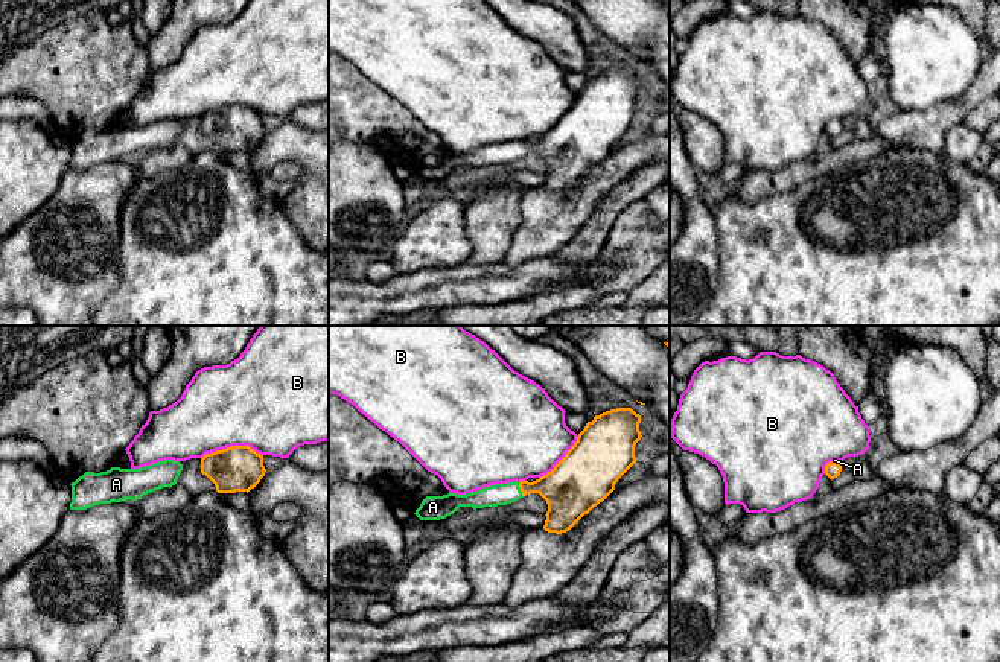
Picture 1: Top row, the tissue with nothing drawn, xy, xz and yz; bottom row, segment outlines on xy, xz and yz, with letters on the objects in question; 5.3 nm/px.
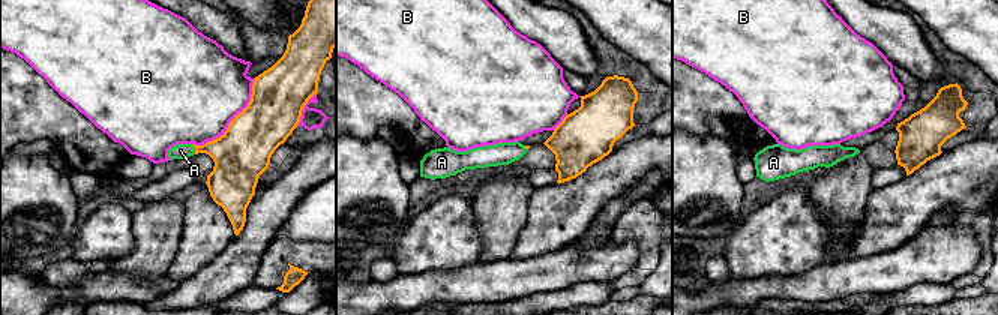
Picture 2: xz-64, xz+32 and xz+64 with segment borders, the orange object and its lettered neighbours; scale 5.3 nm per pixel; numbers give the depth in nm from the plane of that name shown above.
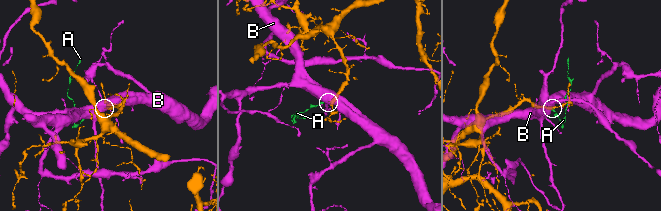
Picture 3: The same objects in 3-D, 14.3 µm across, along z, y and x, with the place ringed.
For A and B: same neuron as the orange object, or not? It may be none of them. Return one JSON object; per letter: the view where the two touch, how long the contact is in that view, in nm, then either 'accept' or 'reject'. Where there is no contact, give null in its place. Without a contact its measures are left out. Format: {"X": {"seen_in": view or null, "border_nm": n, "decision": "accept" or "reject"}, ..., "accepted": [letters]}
{"A": {"seen_in": "xz", "border_nm": 80, "decision": "accept"}, "B": {"seen_in": "xy", "border_nm": 320, "decision": "reject"}, "accepted": ["A"]}

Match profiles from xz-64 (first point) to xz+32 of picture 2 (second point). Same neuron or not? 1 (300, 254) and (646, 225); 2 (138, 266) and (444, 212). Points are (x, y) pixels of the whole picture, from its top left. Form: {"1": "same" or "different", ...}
{"1": "same", "2": "different"}

